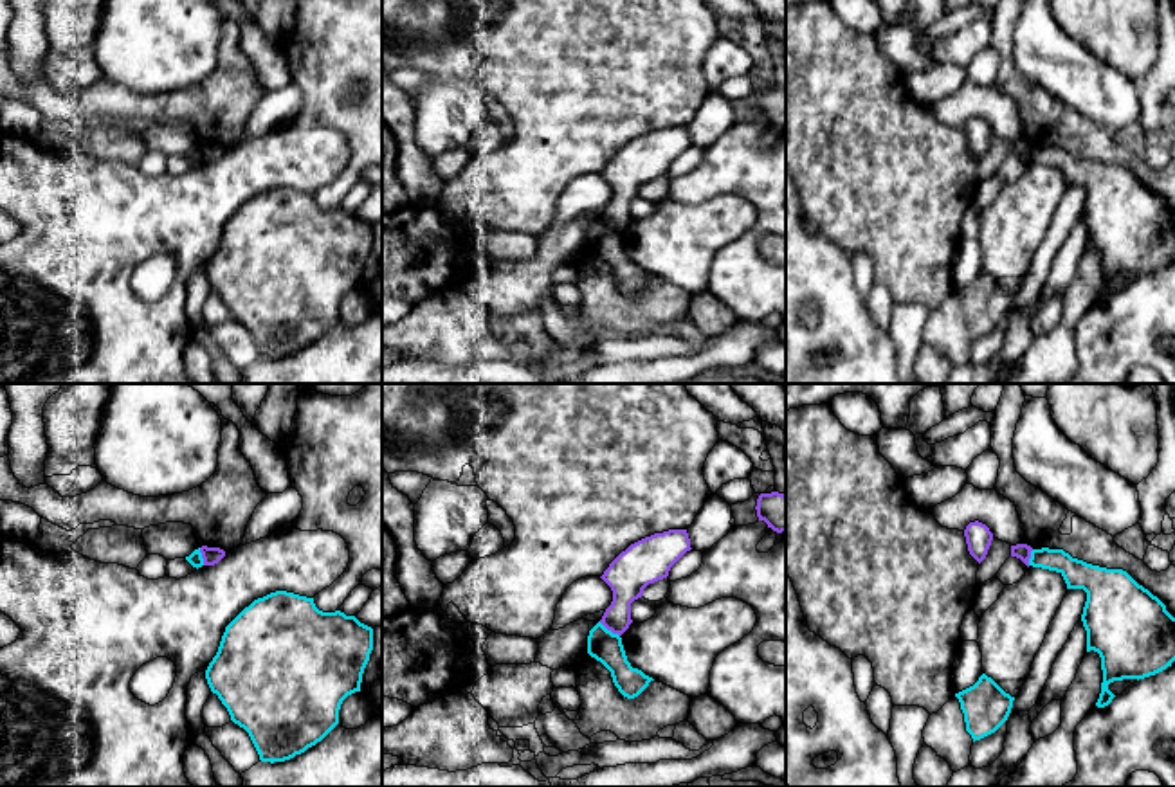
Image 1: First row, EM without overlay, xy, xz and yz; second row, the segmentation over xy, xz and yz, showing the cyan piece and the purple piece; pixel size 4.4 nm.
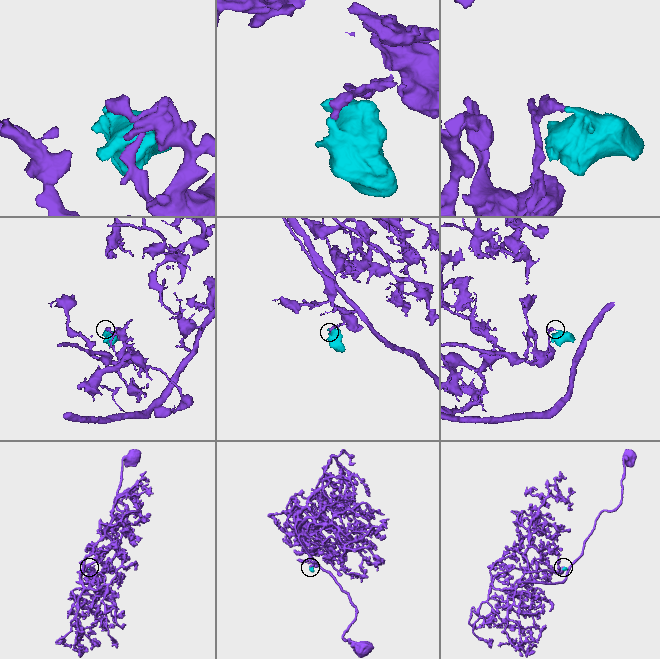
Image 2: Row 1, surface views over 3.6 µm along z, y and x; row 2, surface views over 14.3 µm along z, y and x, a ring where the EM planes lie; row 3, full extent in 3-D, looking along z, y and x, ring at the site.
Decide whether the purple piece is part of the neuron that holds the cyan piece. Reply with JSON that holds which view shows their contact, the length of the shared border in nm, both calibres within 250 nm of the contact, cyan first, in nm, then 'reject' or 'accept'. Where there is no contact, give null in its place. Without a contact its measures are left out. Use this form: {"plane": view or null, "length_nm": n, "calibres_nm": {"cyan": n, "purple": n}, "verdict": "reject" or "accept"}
{"plane": "xz", "length_nm": 120, "calibres_nm": {"cyan": 140, "purple": 170}, "verdict": "reject"}

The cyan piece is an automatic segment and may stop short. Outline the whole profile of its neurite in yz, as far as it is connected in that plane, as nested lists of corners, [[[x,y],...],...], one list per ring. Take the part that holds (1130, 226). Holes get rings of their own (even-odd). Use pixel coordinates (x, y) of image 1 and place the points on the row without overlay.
[[[1033,146],[1029,162],[1056,167],[1067,185],[1083,185],[1081,218],[1087,249],[1101,254],[1103,279],[1096,299],[1105,304],[1116,294],[1108,281],[1155,272],[1175,258],[1175,214],[1148,185],[1123,166],[1107,166],[1072,155],[1063,146]]]

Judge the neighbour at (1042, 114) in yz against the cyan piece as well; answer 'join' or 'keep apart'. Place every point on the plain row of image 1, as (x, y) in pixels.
keep apart

